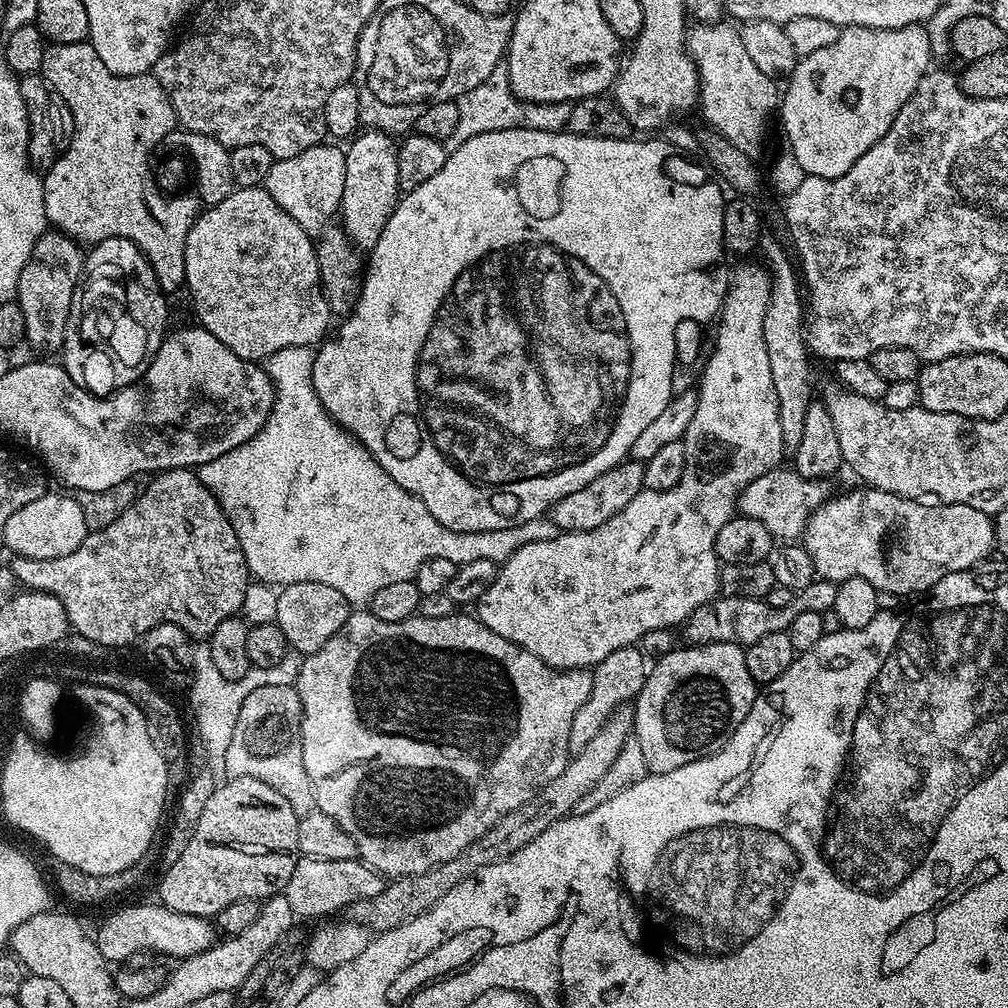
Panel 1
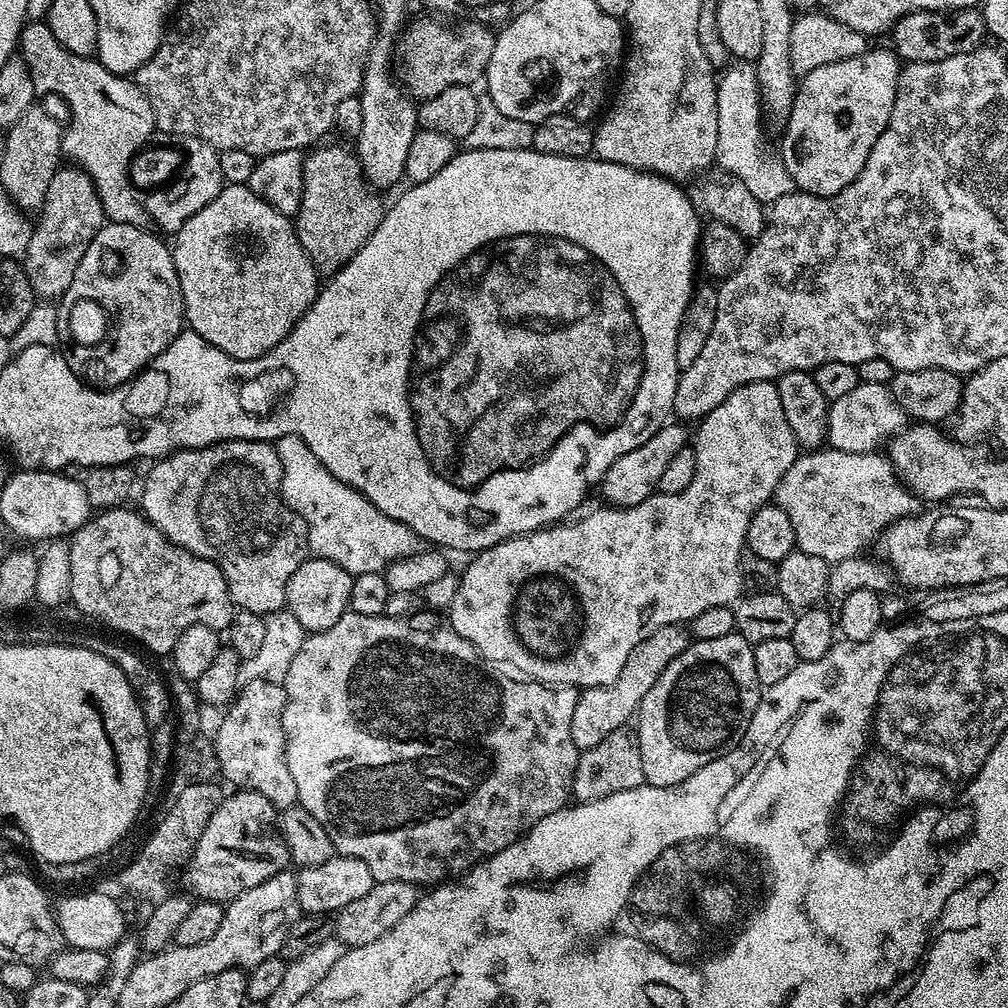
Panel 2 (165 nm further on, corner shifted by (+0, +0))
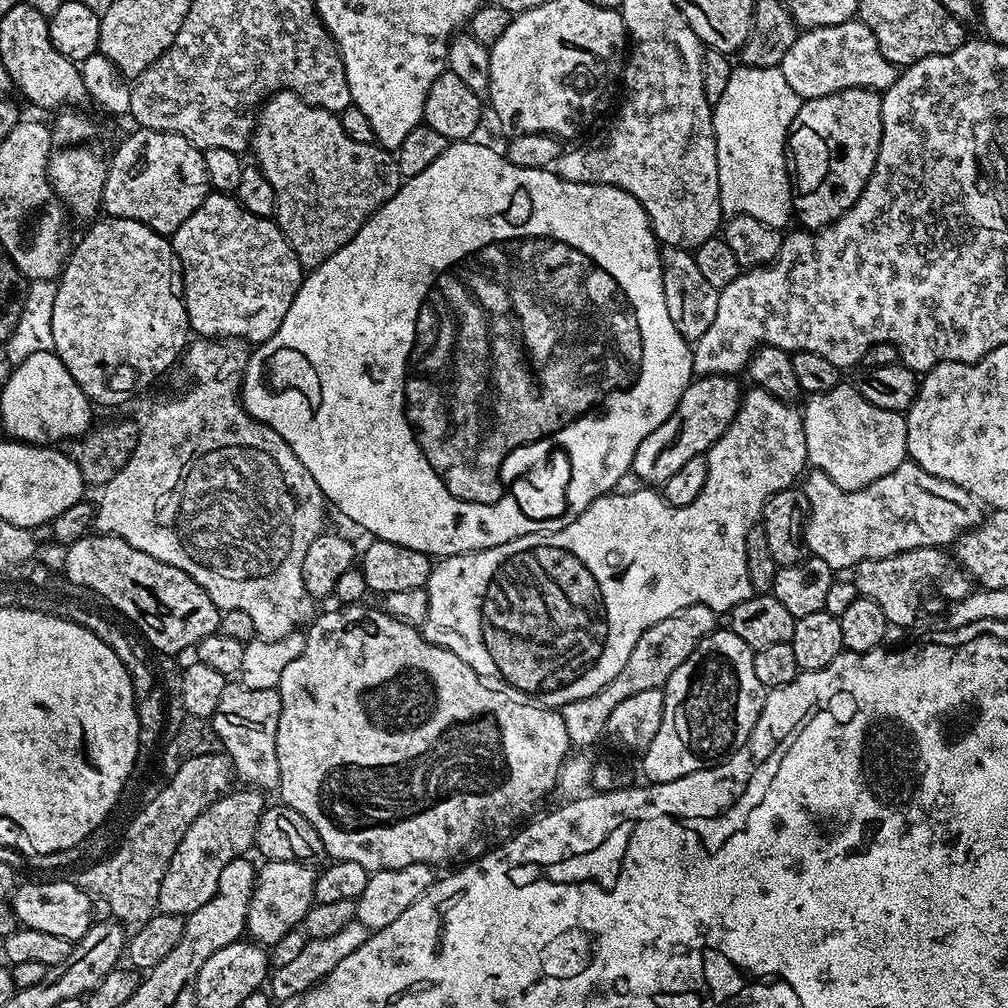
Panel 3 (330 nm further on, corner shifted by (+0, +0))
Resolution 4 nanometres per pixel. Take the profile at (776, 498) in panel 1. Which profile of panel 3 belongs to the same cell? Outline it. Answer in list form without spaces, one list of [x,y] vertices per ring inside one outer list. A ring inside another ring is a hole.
[[[911,462],[853,492],[834,486],[826,474],[812,470],[803,477],[802,491],[808,503],[808,523],[804,525],[807,551],[822,558],[833,570],[852,570],[863,560],[890,558],[915,548],[955,545],[963,532],[976,527],[982,519],[981,505],[970,493],[934,478],[934,474],[926,474],[926,470]]]

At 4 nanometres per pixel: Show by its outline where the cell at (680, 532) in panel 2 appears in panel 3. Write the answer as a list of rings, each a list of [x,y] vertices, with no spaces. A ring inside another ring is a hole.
[[[749,387],[743,393],[740,401],[740,408],[734,414],[734,418],[730,422],[730,426],[722,434],[722,438],[718,438],[718,442],[714,442],[714,446],[708,449],[706,455],[708,457],[708,469],[706,470],[706,486],[702,486],[702,494],[698,494],[698,498],[694,498],[694,502],[690,502],[690,506],[670,506],[665,502],[663,495],[659,491],[653,490],[651,487],[643,486],[634,494],[621,495],[613,491],[606,496],[599,496],[594,502],[590,502],[590,506],[586,510],[582,510],[582,514],[578,514],[578,518],[574,518],[574,522],[570,522],[570,526],[562,526],[562,530],[554,530],[553,532],[535,532],[534,534],[526,534],[522,538],[514,538],[510,542],[506,542],[502,546],[494,546],[487,548],[481,552],[467,552],[466,554],[458,554],[457,556],[445,556],[437,559],[432,566],[432,573],[427,582],[428,590],[428,609],[426,610],[426,620],[422,625],[424,637],[434,646],[442,646],[446,650],[450,650],[450,654],[458,654],[458,658],[462,658],[462,662],[466,662],[466,666],[470,666],[470,670],[474,670],[480,676],[485,678],[493,678],[492,676],[500,675],[505,680],[503,683],[509,689],[515,690],[517,693],[523,694],[525,697],[531,698],[549,708],[561,709],[564,704],[574,702],[575,699],[590,698],[598,690],[602,690],[611,680],[618,678],[618,674],[622,674],[622,666],[626,666],[626,658],[630,658],[630,650],[634,650],[634,642],[638,642],[638,638],[642,638],[642,634],[646,630],[650,630],[650,626],[662,622],[662,618],[670,618],[670,614],[678,614],[678,610],[686,610],[686,606],[710,606],[710,610],[714,610],[717,614],[731,613],[734,606],[738,606],[738,602],[742,602],[746,598],[754,595],[750,586],[750,574],[746,570],[746,534],[750,534],[752,528],[757,527],[758,521],[763,517],[766,502],[774,494],[778,494],[782,490],[793,487],[801,479],[802,473],[808,464],[808,455],[806,454],[806,434],[804,433],[804,417],[799,407],[793,406],[786,401],[780,401],[772,394],[768,394],[766,390],[760,387]]]

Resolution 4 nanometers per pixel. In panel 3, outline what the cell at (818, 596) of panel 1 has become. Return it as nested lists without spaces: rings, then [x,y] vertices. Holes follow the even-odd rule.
[[[915,548],[890,558],[870,558],[858,562],[854,569],[856,591],[863,599],[878,602],[882,614],[886,614],[892,626],[912,624],[919,618],[920,612],[943,613],[949,606],[955,606],[971,596],[974,591],[968,573],[946,553],[938,548]]]

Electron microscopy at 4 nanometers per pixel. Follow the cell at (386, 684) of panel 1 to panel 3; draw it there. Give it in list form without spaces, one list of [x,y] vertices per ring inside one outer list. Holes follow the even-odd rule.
[[[359,603],[333,609],[333,612],[324,612],[321,616],[319,613],[307,625],[306,650],[302,650],[302,654],[298,654],[298,658],[286,666],[278,689],[280,717],[276,749],[280,775],[278,795],[282,803],[298,810],[298,814],[302,814],[302,818],[306,818],[306,822],[318,830],[324,851],[332,860],[358,862],[358,866],[366,866],[369,874],[415,864],[463,866],[499,848],[504,841],[511,840],[517,829],[533,815],[531,812],[551,792],[557,791],[560,771],[573,747],[560,711],[523,695],[513,694],[503,687],[491,688],[488,685],[491,683],[470,670],[470,666],[466,666],[458,654],[450,654],[450,650],[434,646],[420,628],[389,616],[379,607],[367,608]]]

